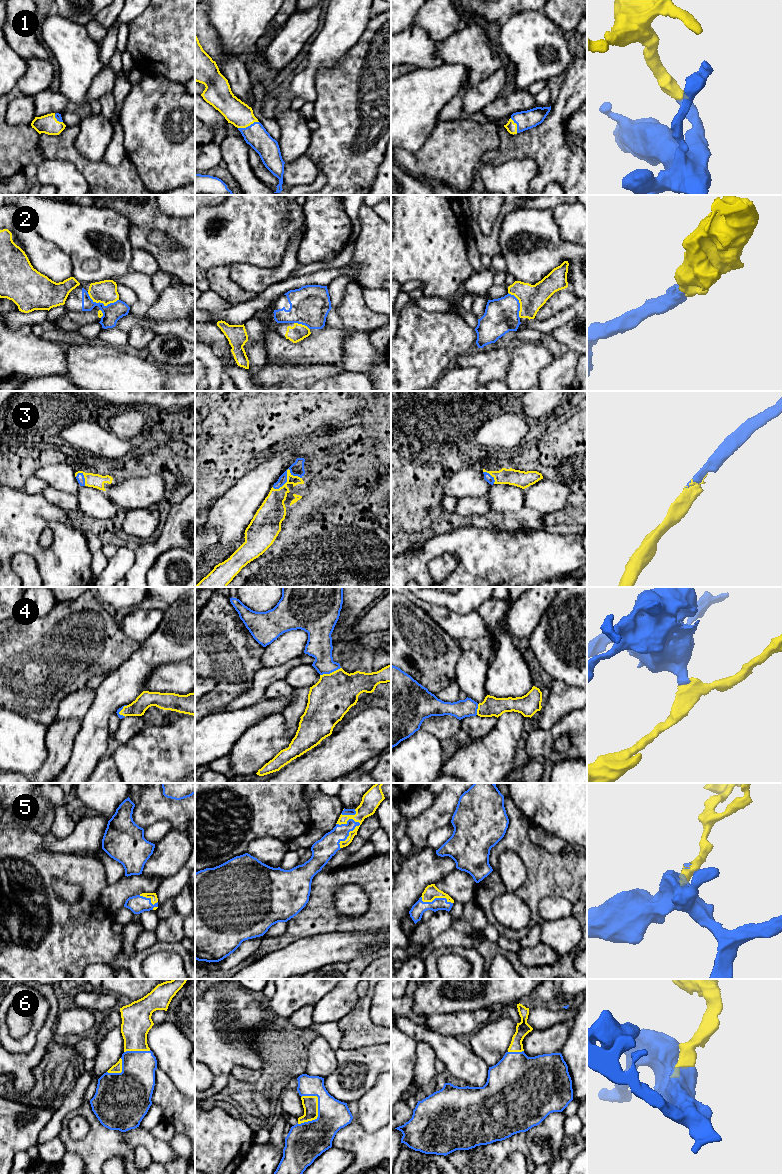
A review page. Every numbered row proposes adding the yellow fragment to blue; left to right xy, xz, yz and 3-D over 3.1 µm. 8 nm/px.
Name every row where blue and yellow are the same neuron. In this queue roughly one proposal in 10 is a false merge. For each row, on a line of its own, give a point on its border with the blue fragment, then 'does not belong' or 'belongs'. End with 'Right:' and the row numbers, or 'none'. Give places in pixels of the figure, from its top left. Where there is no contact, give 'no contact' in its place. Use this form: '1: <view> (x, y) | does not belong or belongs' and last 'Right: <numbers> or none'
1: xz (248, 126) | belongs
2: xy (102, 303) | does not belong
3: xz (286, 475) | belongs
4: xz (330, 672) | belongs
5: xz (348, 835) | belongs
6: xz (318, 1115) | belongs
Right: 1, 3, 4, 5, 6

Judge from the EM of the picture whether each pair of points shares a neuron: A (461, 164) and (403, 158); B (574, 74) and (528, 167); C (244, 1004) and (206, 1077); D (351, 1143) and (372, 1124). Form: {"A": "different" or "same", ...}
{"A": "same", "B": "different", "C": "different", "D": "different"}

